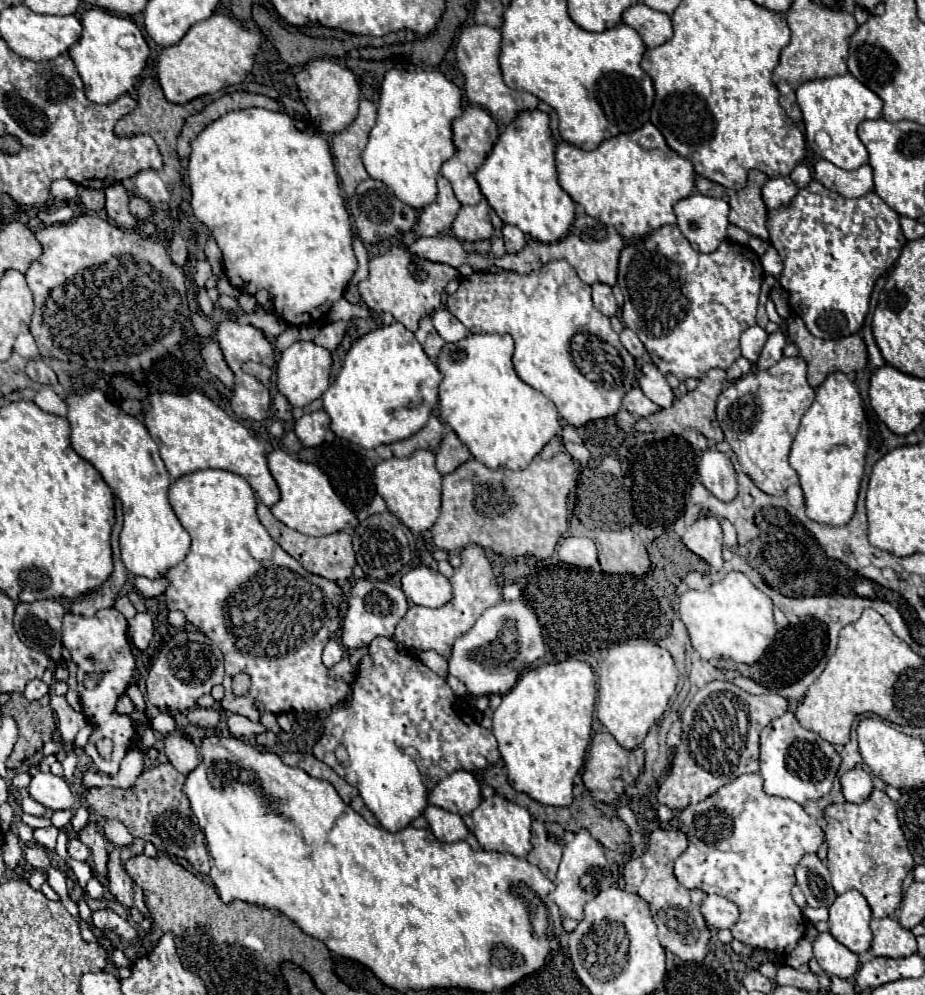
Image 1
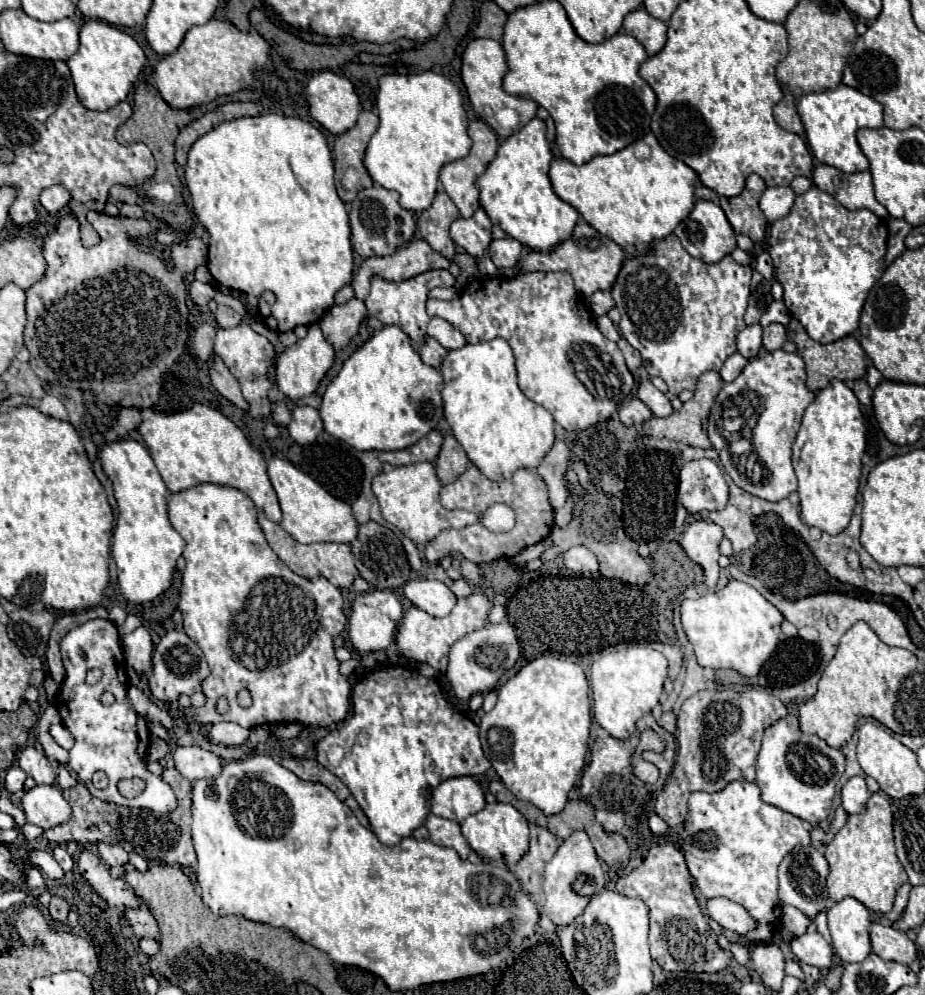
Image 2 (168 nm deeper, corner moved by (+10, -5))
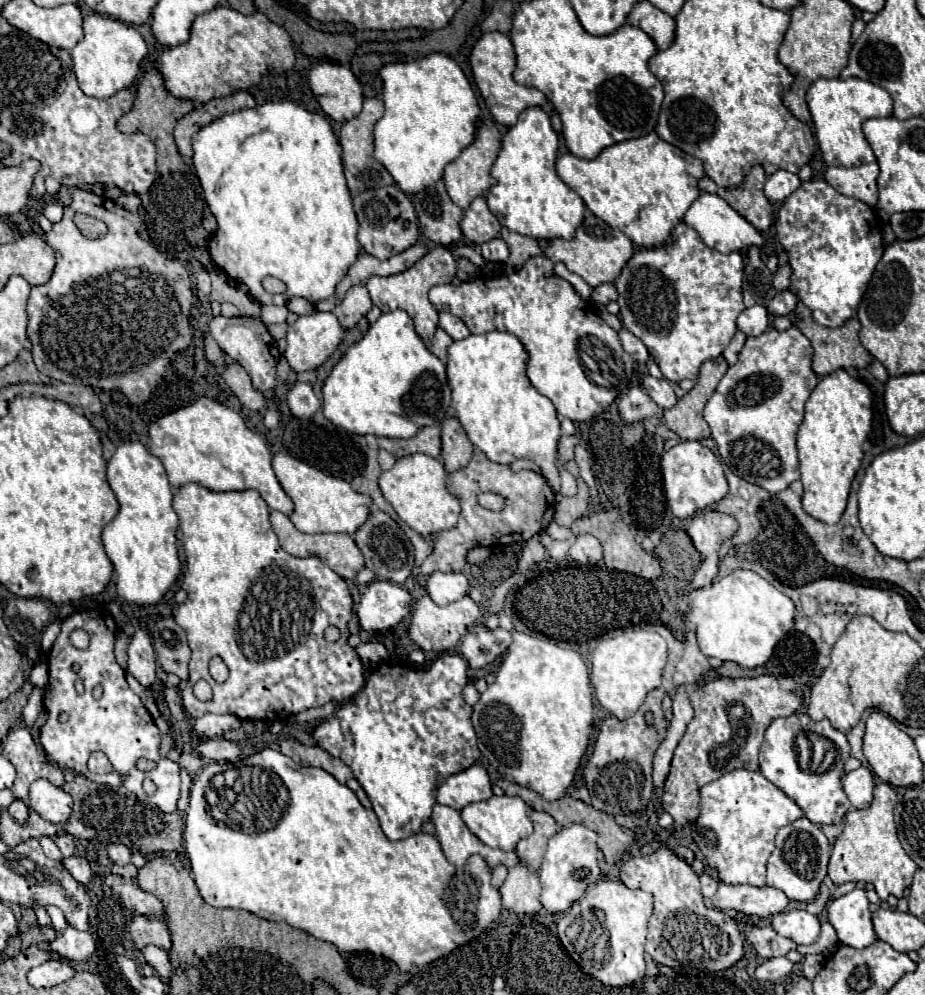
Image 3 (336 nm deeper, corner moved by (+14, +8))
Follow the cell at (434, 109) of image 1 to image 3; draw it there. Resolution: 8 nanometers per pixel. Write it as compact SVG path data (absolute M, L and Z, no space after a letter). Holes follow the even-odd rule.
M428 54L422 60L386 64L380 68L384 90L384 116L374 126L374 158L392 174L398 188L406 194L416 194L422 188L434 186L442 178L448 162L474 140L476 118L480 114L478 100L470 88L462 68L444 54Z

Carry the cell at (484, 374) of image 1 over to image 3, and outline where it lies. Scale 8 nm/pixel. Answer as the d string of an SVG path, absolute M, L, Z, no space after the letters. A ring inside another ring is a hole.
M486 332L472 334L464 340L452 342L448 348L448 386L452 390L452 408L460 420L468 440L480 448L488 460L496 464L510 464L518 458L528 458L542 468L542 476L548 480L554 494L560 494L560 478L556 470L556 444L560 438L560 422L556 418L554 404L542 396L526 378L526 350L520 340L508 332Z

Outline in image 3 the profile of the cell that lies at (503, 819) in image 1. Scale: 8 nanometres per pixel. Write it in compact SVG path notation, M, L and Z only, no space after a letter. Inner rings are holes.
M492 796L488 800L482 802L474 802L468 804L466 808L462 808L462 820L466 822L466 826L470 828L470 832L484 842L490 848L496 850L514 850L516 844L522 838L528 838L532 834L532 822L528 818L528 806L524 804L522 798L510 798L510 796Z

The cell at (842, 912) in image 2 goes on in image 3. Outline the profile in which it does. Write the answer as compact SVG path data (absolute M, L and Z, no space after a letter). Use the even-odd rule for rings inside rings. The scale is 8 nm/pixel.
M860 888L828 902L828 922L834 926L840 944L866 948L876 940L868 898Z

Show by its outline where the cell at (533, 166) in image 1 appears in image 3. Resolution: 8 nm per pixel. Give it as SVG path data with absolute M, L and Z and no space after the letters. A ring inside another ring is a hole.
M536 106L524 110L518 122L502 136L502 148L492 166L496 184L486 194L488 208L502 226L536 240L574 236L584 218L584 202L558 178L554 170L556 154L558 136L550 126L550 116Z

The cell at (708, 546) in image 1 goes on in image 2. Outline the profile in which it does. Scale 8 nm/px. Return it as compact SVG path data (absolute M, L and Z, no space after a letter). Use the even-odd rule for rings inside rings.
M696 519L692 521L686 531L684 537L680 541L682 549L686 551L686 555L696 561L698 565L702 565L704 569L704 585L706 587L716 587L718 583L718 559L720 559L720 541L722 541L724 533L722 527L718 527L716 523L708 523L704 519Z

